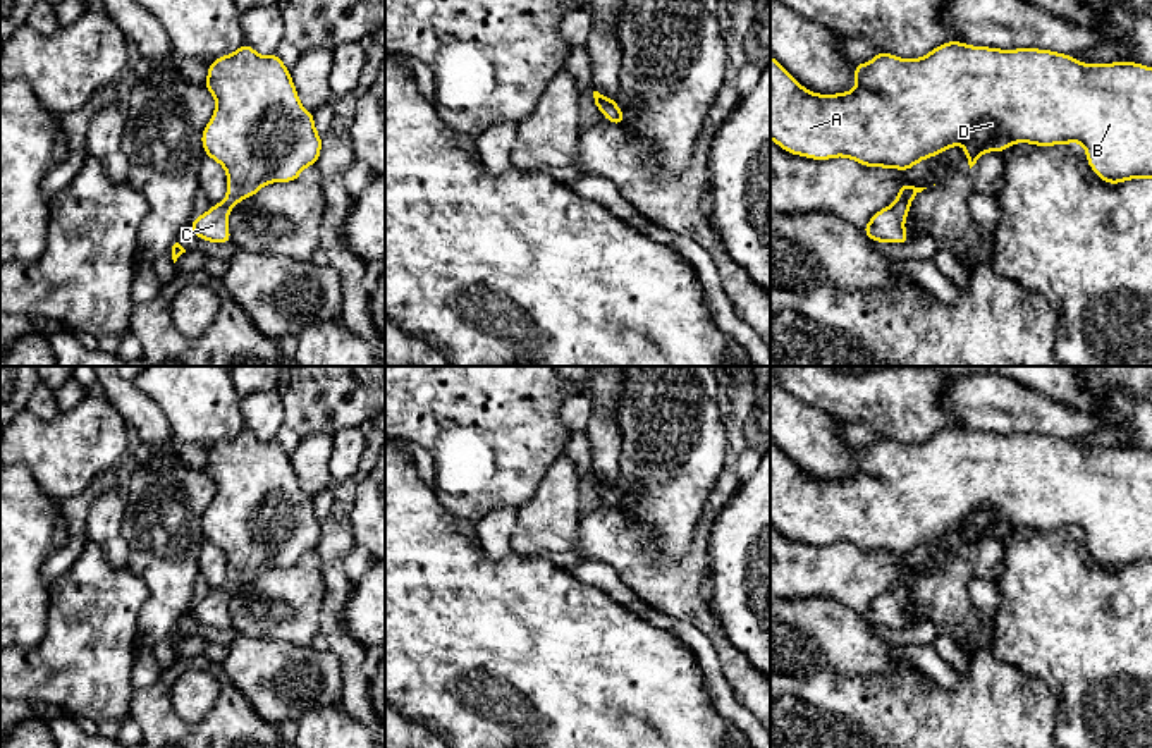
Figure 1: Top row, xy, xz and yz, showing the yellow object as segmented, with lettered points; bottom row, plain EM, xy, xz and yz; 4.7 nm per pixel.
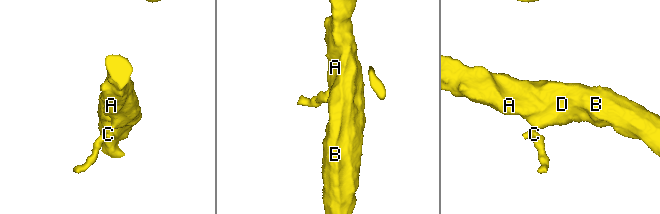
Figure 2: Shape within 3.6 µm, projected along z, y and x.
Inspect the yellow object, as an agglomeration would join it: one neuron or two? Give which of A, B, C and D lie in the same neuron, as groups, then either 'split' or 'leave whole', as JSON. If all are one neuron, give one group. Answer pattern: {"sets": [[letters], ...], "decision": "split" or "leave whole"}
{"sets": [["A", "B", "C", "D"]], "decision": "leave whole"}

